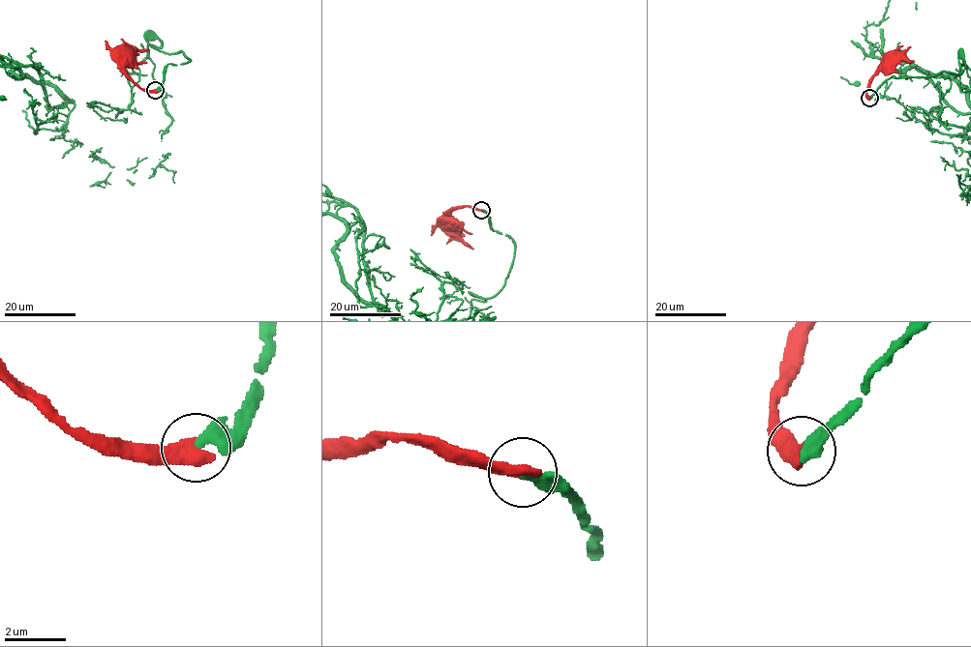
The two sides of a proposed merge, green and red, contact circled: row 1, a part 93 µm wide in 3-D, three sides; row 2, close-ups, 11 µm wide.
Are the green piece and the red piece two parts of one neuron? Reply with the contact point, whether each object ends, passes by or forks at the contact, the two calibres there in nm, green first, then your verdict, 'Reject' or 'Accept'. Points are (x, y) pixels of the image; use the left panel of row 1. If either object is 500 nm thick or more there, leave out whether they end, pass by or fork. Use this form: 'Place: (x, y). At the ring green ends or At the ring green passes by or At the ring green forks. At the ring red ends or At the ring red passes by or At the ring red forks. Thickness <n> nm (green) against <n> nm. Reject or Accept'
Place: (155, 90). At the ring green ends. At the ring red ends. Thickness 320 nm (green) against 480 nm. Accept

